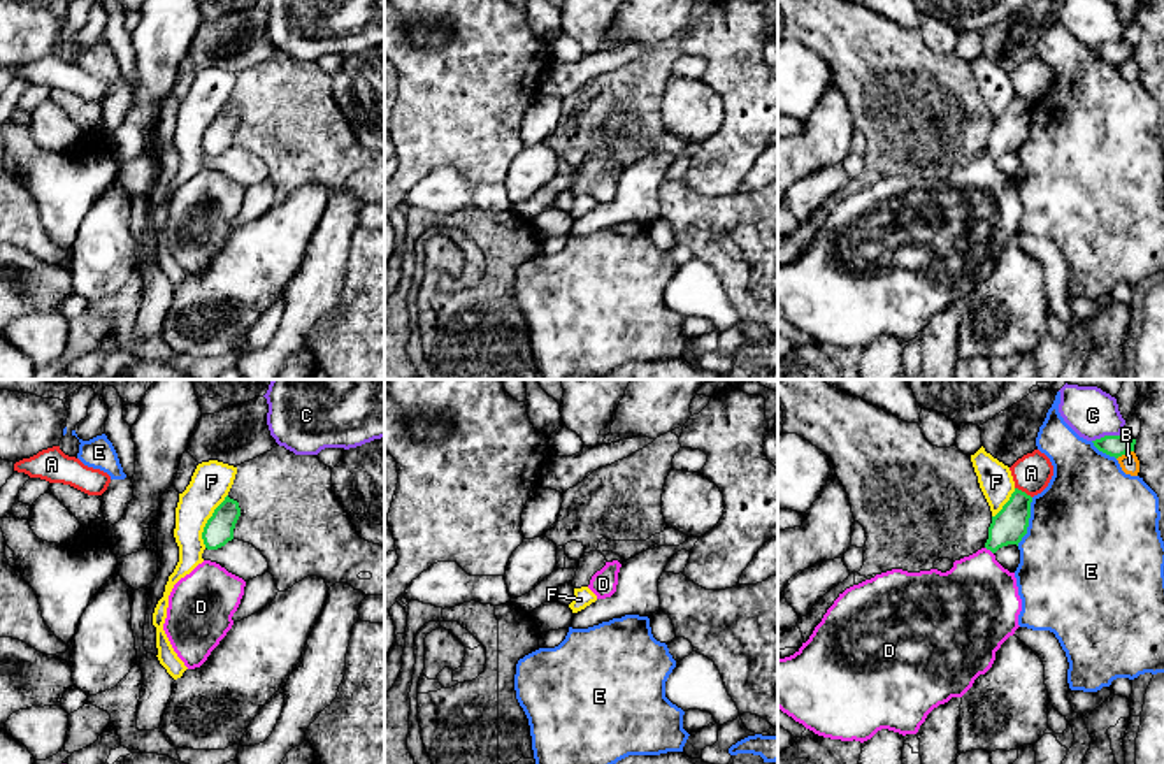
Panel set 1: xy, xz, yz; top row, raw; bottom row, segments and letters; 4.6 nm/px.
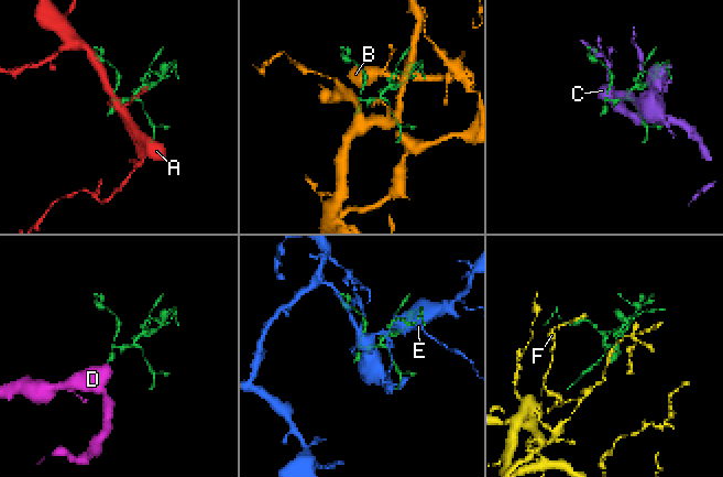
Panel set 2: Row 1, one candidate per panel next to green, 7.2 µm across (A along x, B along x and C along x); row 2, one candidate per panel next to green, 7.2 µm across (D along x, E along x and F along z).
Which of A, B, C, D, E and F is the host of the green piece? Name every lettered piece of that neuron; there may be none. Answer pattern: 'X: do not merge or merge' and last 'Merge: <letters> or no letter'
A: do not merge
B: do not merge
C: do not merge
D: merge
E: do not merge
F: do not merge
Merge: D

